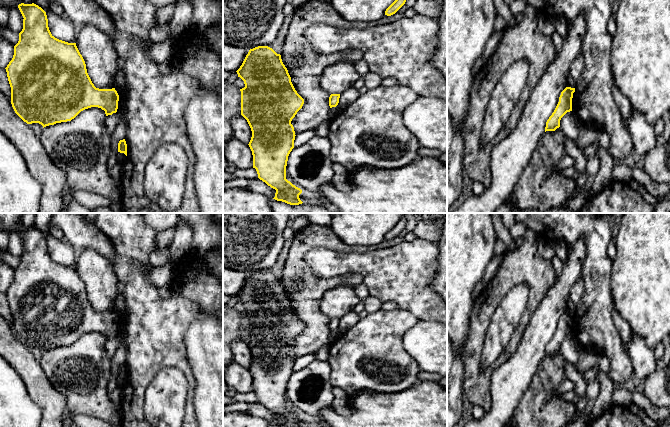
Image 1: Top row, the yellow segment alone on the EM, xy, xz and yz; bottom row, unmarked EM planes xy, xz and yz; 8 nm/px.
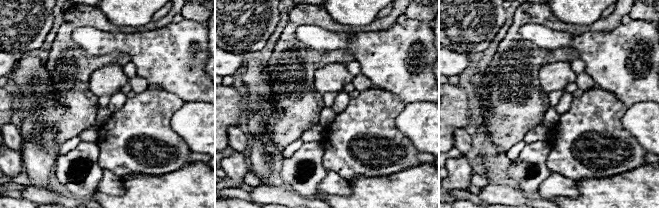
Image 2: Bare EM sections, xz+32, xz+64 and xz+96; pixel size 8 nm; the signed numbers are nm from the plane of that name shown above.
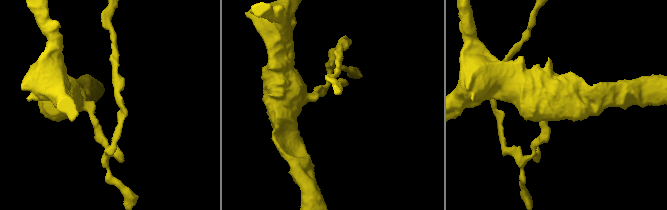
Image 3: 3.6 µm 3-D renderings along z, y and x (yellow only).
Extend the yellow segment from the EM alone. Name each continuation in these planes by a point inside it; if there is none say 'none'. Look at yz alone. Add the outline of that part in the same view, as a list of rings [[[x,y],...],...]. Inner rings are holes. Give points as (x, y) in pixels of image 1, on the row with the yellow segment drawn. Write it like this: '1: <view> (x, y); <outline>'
none

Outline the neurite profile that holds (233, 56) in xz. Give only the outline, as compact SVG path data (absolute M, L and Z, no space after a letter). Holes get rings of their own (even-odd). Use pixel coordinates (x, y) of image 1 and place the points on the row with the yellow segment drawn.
M223 42L223 71L236 72L242 65L249 50Z

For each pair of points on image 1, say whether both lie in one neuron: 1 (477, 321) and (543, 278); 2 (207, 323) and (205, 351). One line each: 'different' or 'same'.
1: same
2: same

